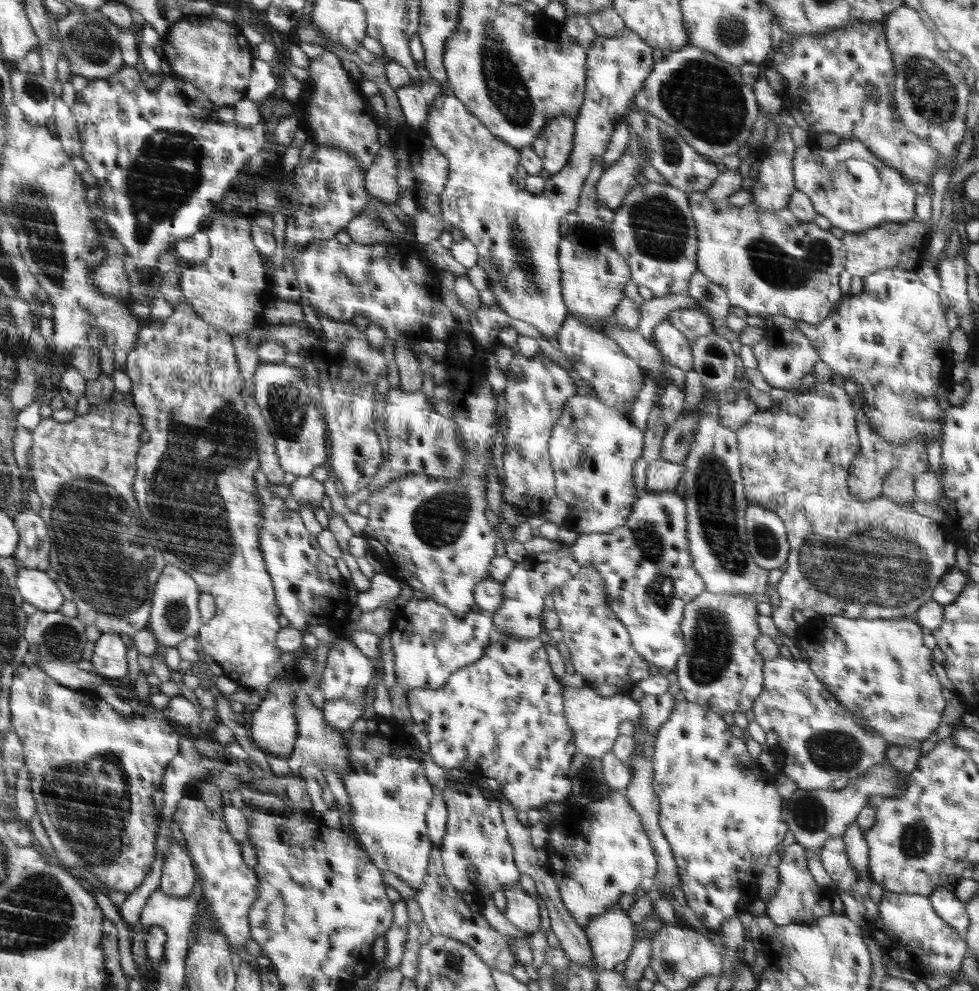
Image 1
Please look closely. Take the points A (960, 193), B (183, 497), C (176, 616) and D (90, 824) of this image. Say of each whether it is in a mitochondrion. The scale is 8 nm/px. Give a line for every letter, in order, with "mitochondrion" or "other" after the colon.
A: other
B: mitochondrion
C: mitochondrion
D: mitochondrion

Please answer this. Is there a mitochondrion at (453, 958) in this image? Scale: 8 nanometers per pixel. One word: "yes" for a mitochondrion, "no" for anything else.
yes

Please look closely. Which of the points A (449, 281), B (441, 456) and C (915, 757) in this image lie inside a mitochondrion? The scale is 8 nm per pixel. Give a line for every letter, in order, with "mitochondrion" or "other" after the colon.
A: other
B: mitochondrion
C: other

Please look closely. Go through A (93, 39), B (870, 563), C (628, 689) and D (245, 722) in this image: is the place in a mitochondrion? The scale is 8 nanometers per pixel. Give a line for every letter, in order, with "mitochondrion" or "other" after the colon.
A: mitochondrion
B: mitochondrion
C: other
D: other

